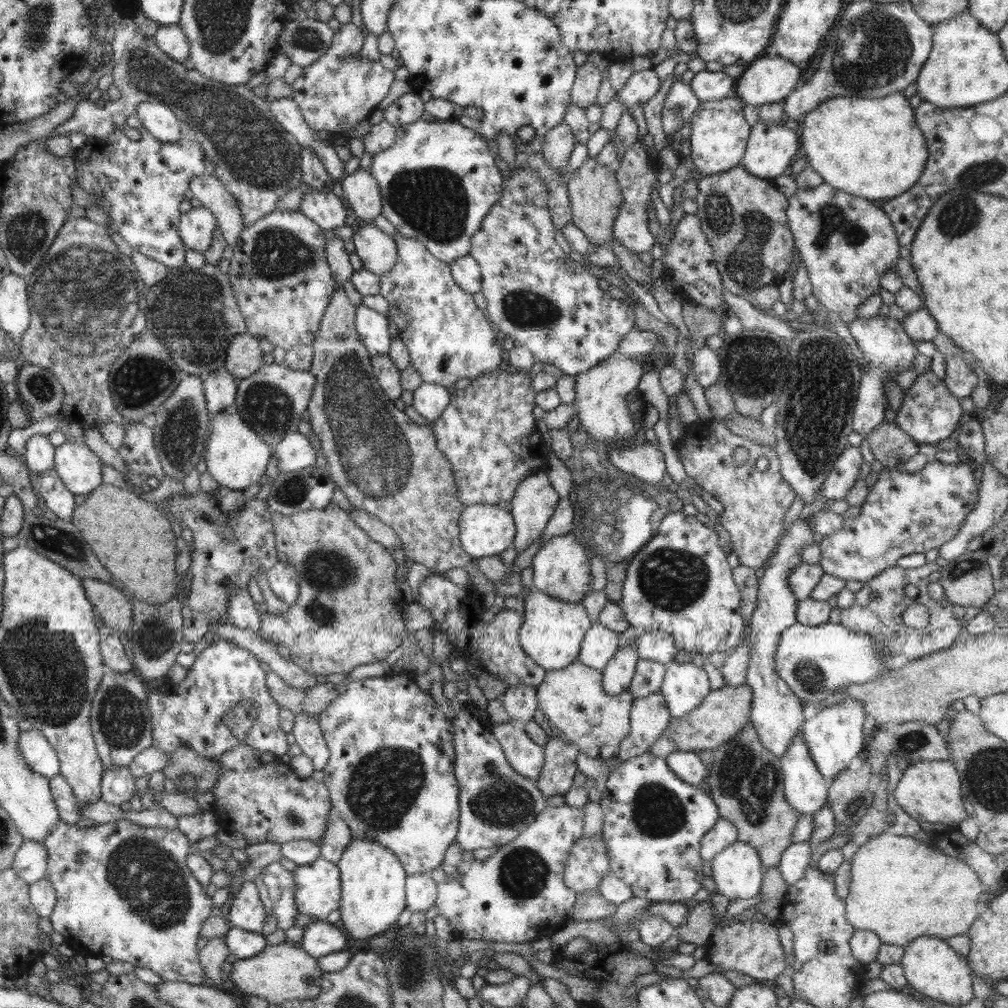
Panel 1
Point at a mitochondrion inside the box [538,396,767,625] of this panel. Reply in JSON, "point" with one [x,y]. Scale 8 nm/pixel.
{"point":[610,513]}

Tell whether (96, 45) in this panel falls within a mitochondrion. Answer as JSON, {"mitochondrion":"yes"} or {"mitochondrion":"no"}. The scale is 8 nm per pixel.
{"mitochondrion":"no"}

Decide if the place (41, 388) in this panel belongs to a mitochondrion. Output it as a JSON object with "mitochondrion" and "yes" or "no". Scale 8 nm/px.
{"mitochondrion":"yes"}

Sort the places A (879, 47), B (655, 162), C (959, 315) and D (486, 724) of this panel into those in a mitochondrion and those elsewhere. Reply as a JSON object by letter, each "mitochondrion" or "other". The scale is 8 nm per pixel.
{"A":"mitochondrion","B":"other","C":"other","D":"other"}

